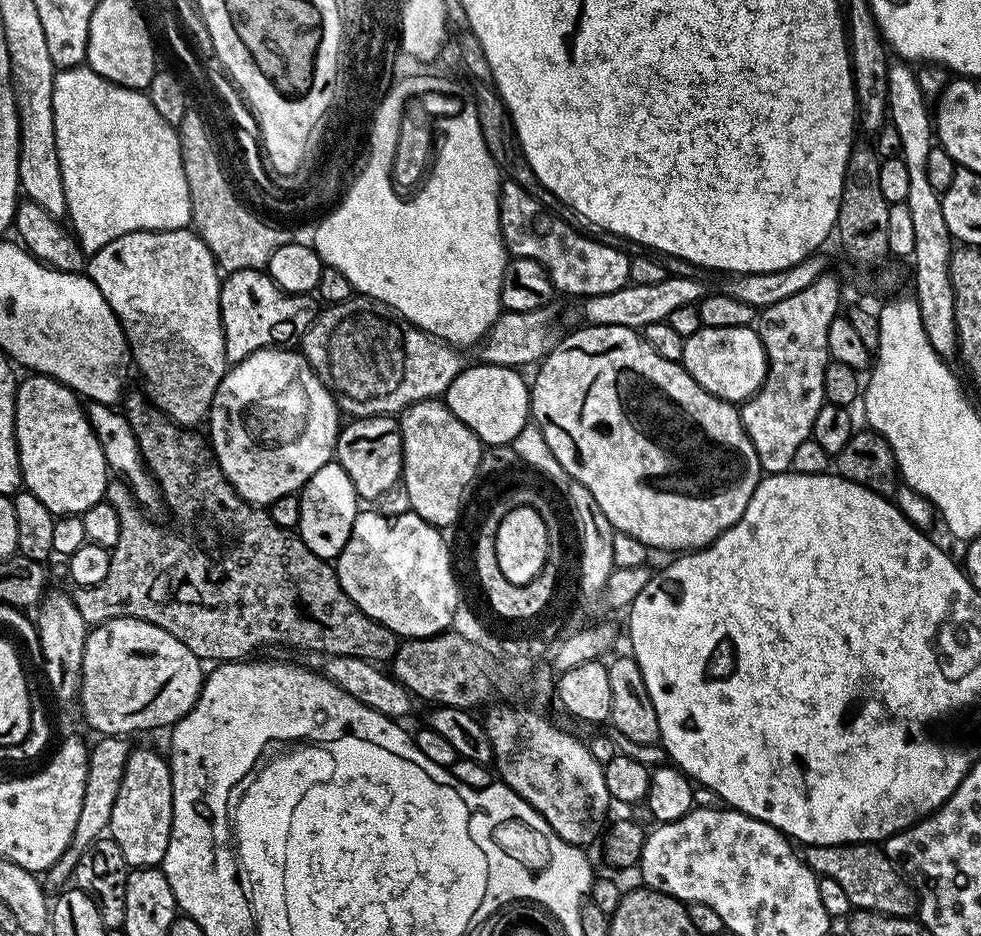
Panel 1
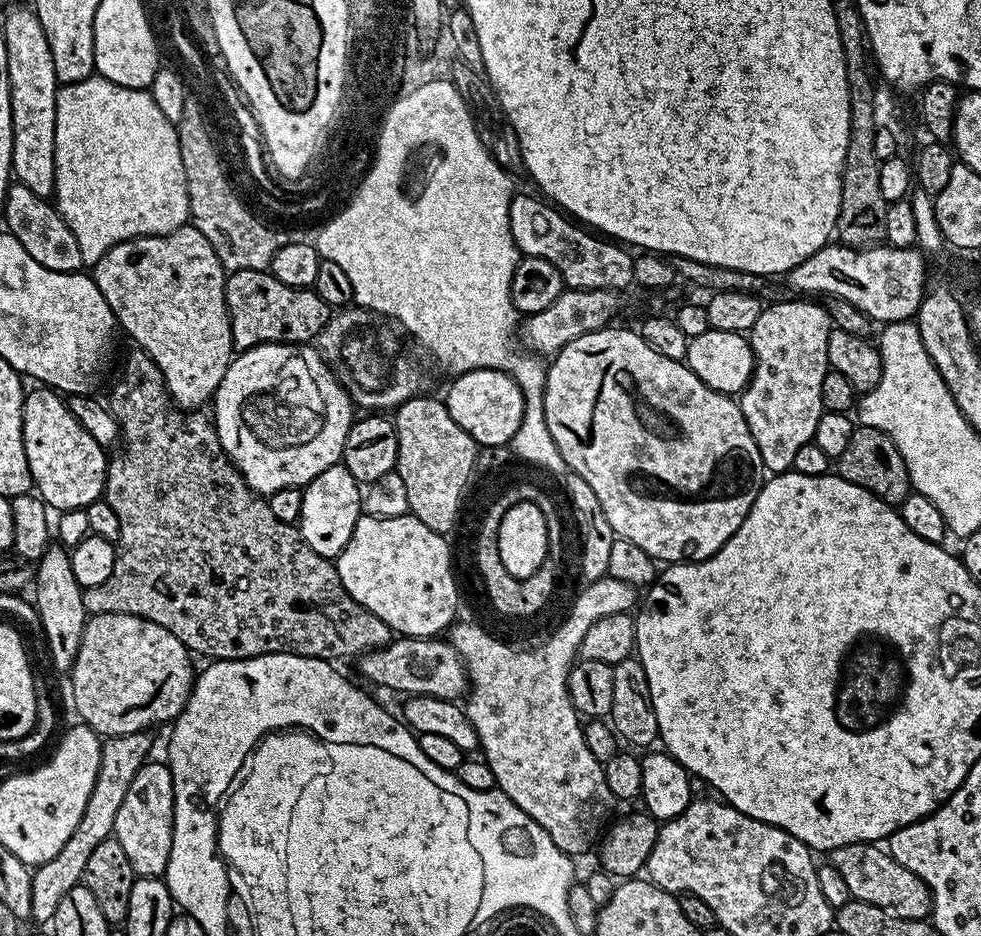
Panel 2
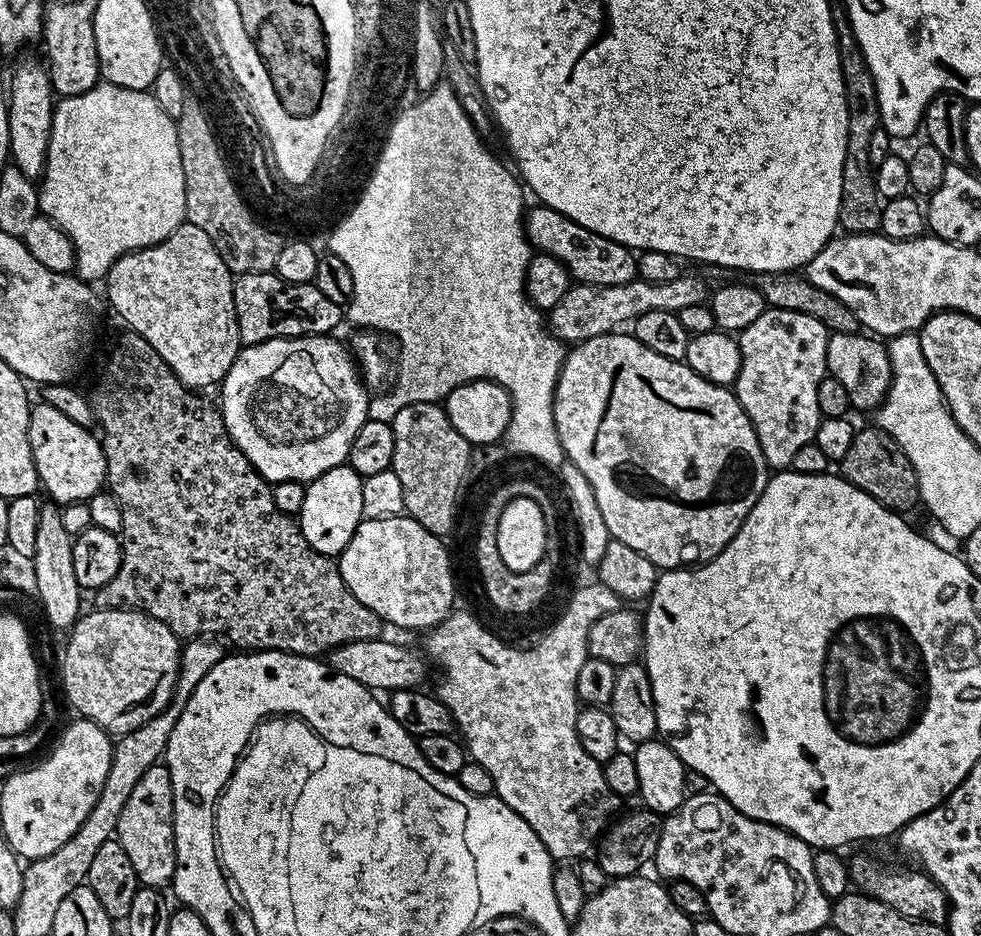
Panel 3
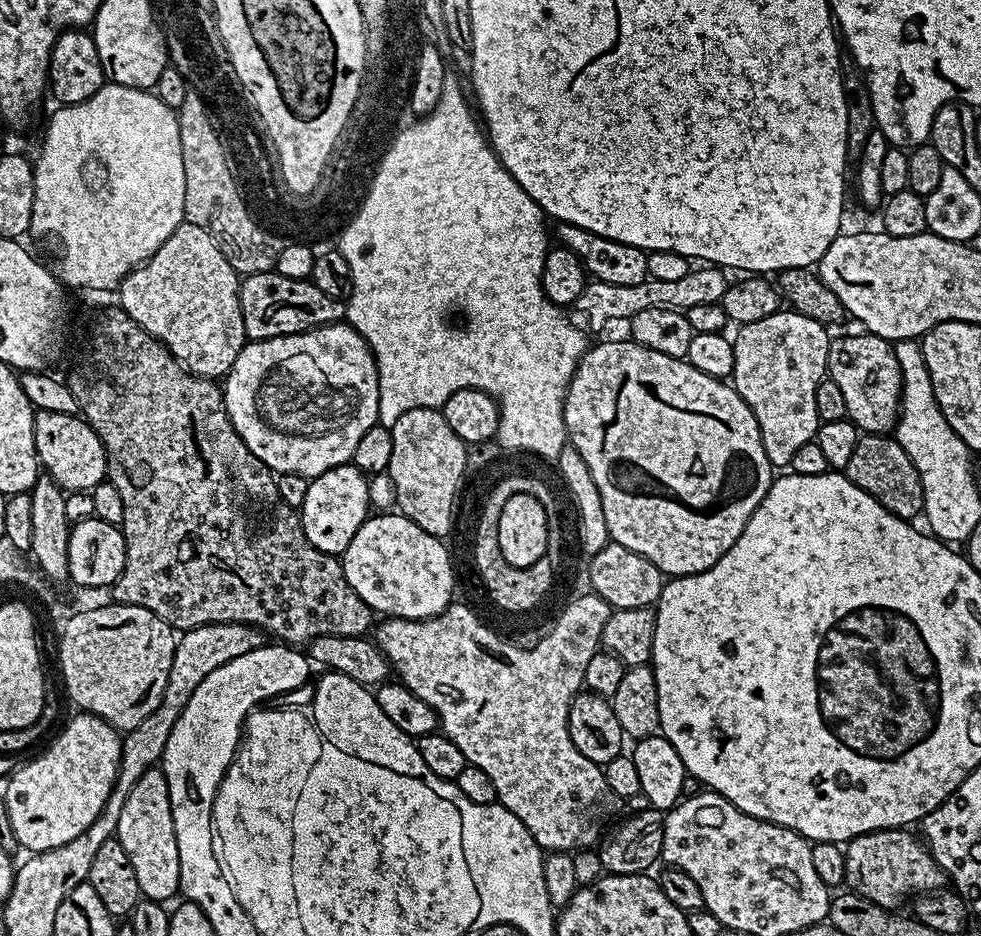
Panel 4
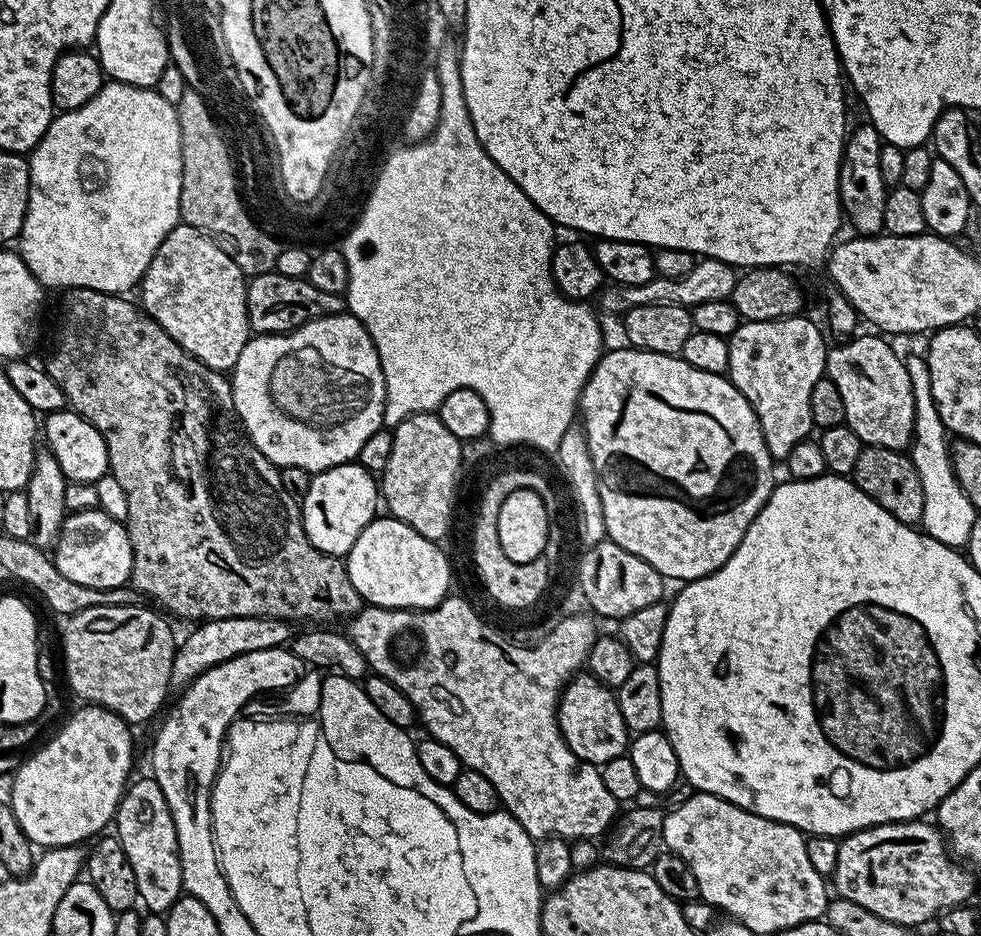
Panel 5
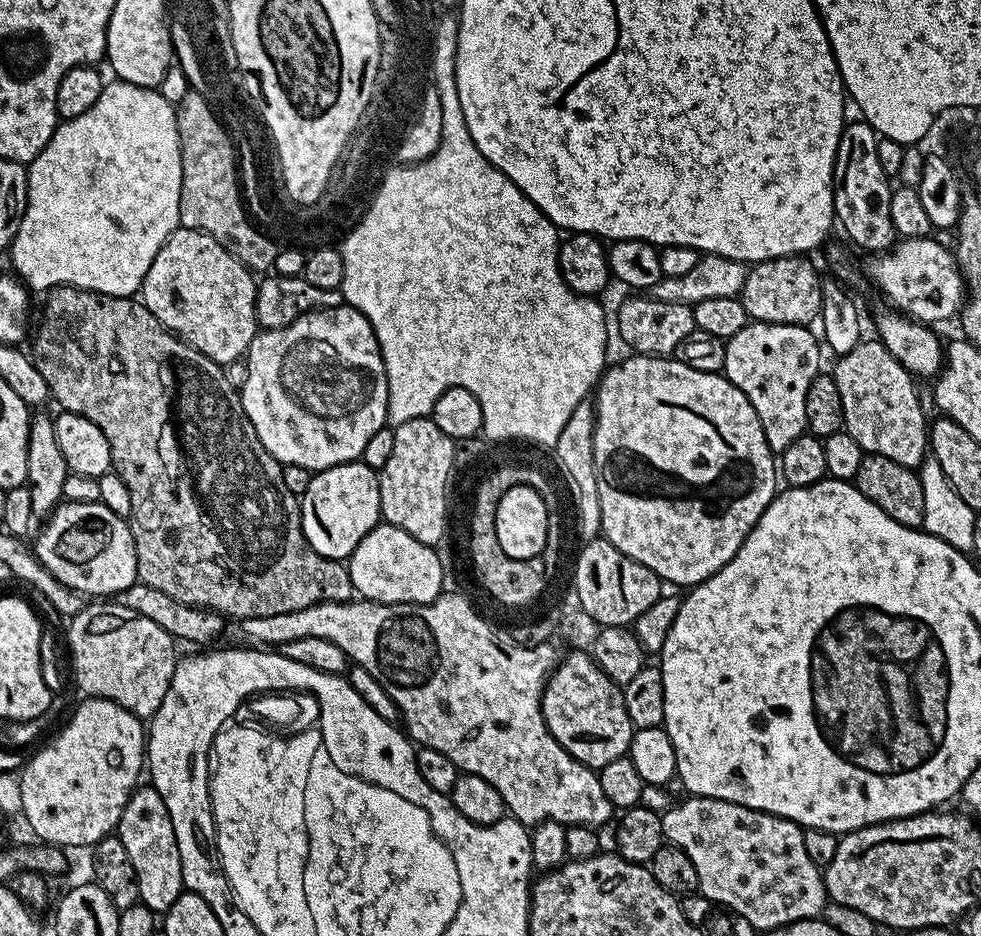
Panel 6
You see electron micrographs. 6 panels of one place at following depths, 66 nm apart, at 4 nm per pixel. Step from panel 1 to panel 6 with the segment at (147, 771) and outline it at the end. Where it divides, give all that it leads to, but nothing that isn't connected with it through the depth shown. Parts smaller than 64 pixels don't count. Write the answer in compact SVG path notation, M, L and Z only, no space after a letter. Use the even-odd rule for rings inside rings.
M151 786L137 787L126 802L114 832L119 836L122 846L126 846L134 874L138 874L140 903L157 914L168 912L186 889L182 878L182 858L174 838L174 822L170 822L170 810L166 810L162 794L158 794L158 790Z

